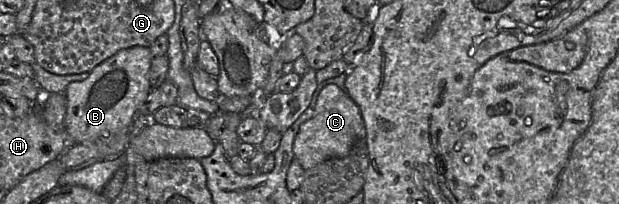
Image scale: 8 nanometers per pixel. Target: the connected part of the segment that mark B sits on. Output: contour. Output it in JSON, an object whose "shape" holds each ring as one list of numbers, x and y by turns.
{"shape":[[150,47,123,49,97,65,86,80,67,86,64,128,76,144,90,143,117,133,130,134,130,126,151,91,148,72,152,58]]}

